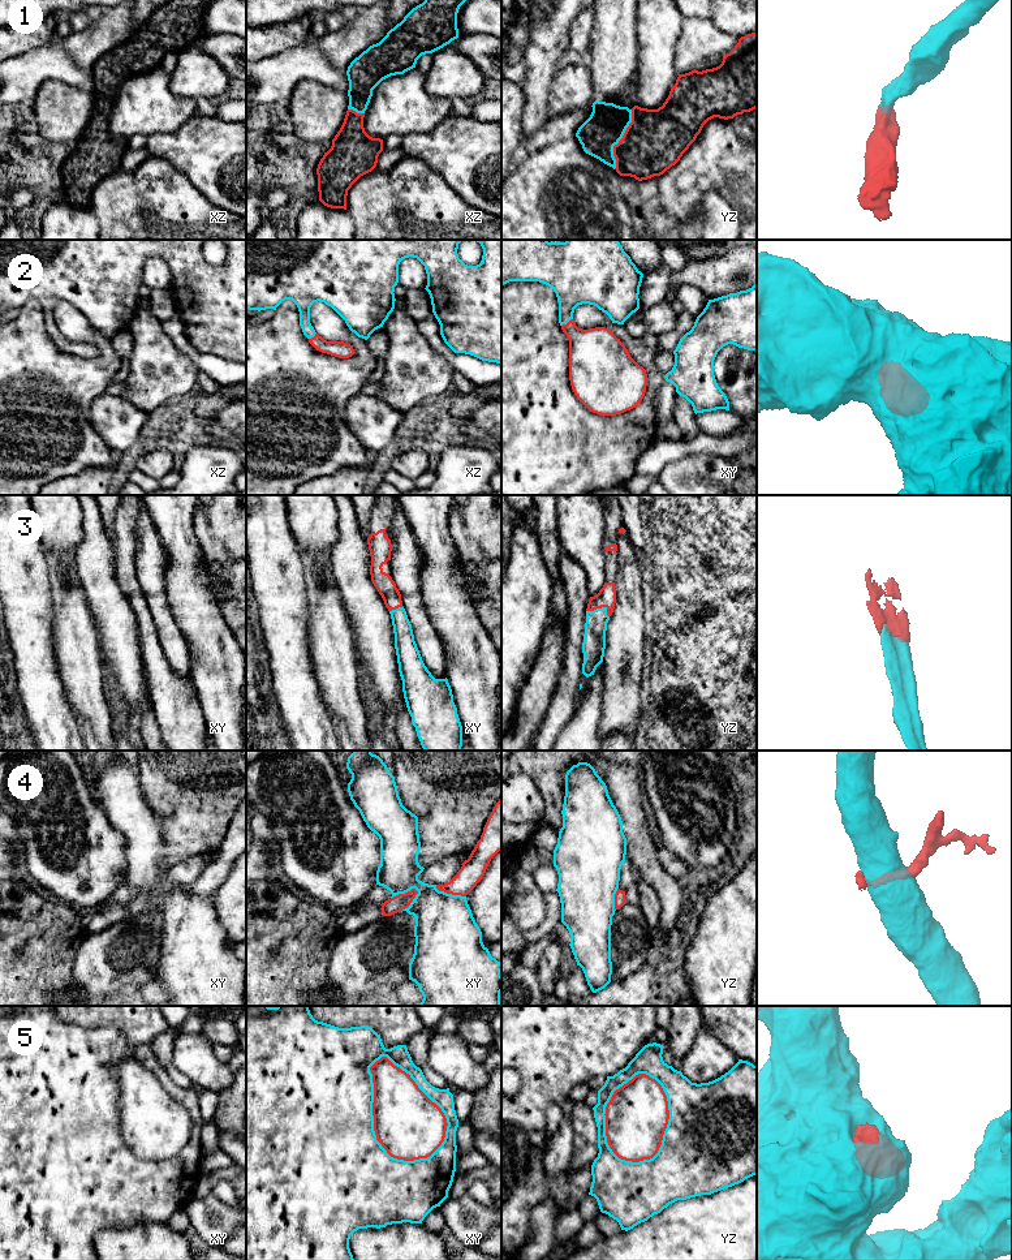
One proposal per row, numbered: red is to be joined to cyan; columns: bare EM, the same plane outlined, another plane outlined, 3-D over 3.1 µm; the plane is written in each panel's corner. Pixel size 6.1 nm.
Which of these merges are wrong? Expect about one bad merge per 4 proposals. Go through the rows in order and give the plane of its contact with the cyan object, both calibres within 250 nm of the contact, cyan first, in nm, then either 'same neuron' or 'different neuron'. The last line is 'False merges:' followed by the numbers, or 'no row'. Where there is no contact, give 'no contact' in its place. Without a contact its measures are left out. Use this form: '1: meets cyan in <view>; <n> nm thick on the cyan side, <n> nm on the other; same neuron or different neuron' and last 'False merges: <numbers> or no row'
1: meets cyan in yz; 240 nm thick on the cyan side, 380 nm on the other; same neuron
2: meets cyan in xy; 280 nm thick on the cyan side, 300 nm on the other; same neuron
3: meets cyan in yz; 140 nm thick on the cyan side, 120 nm on the other; same neuron
4: meets cyan in xy; 280 nm thick on the cyan side, 100 nm on the other; different neuron
5: meets cyan in xy; 110 nm thick on the cyan side, 420 nm on the other; different neuron
False merges: 4, 5

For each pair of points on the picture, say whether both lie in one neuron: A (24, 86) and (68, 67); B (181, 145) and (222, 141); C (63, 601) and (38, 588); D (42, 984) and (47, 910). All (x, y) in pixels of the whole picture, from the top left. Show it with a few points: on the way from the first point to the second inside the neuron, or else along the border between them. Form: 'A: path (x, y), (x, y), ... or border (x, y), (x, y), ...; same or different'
A: path (34, 76), (43, 67), (57, 67); same
B: path (192, 145), (211, 145); same
C: border (50, 567), (52, 577), (52, 627); different
D: path (42, 966), (42, 934), (44, 928); same

